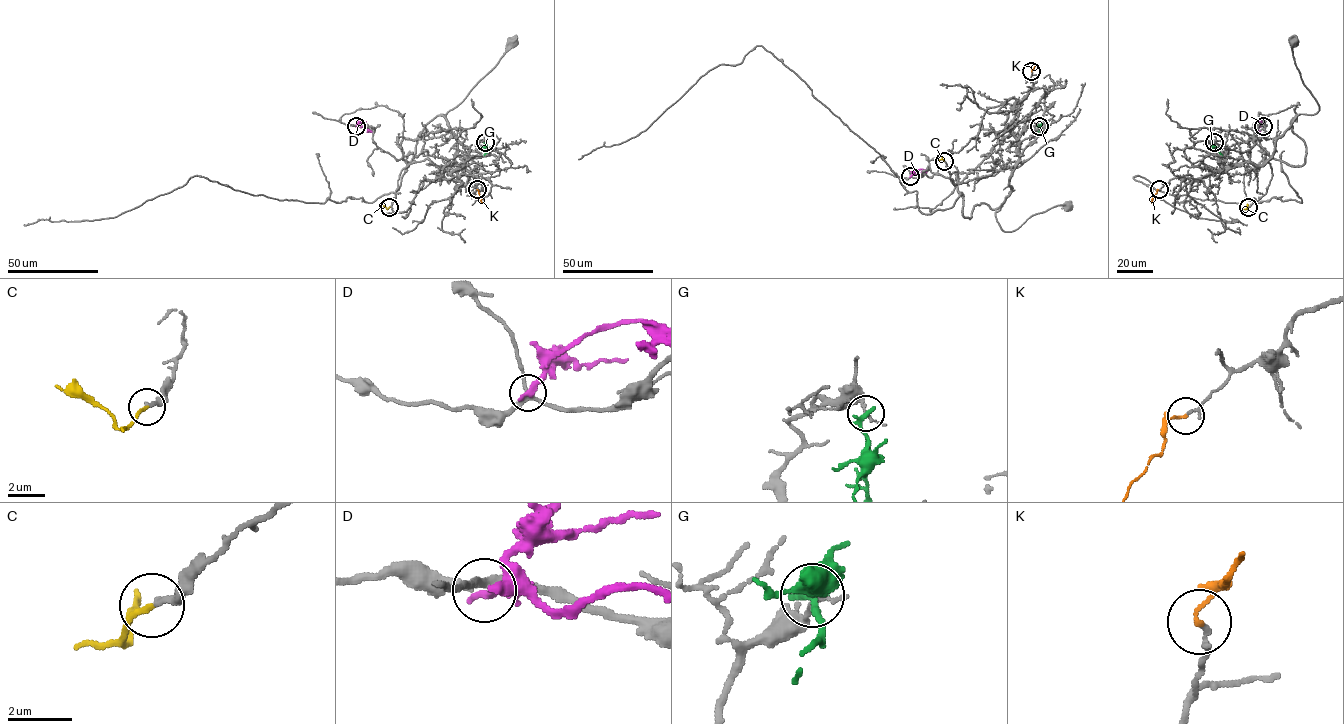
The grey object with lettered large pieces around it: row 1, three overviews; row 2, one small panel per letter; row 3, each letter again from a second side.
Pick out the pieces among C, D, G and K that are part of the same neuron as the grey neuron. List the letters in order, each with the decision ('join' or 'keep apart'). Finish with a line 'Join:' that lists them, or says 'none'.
C: join
D: keep apart
G: keep apart
K: join
Join: C, K

